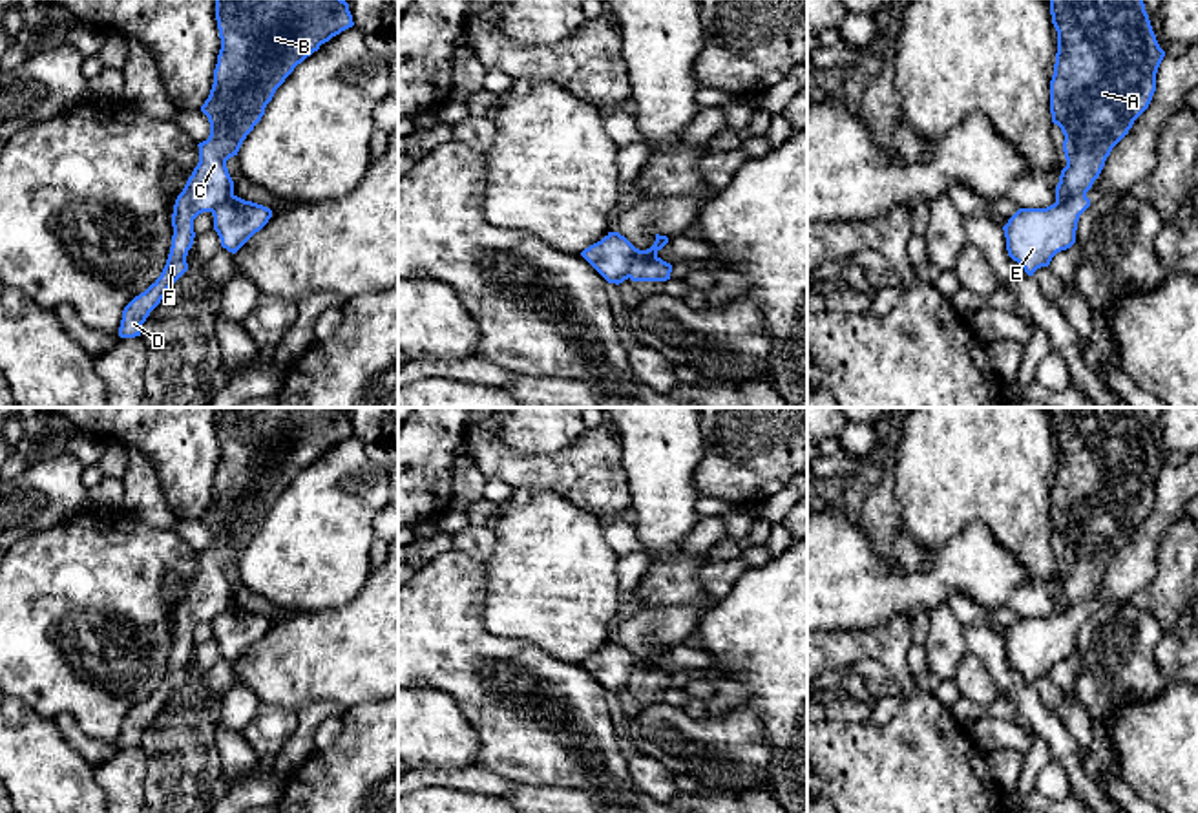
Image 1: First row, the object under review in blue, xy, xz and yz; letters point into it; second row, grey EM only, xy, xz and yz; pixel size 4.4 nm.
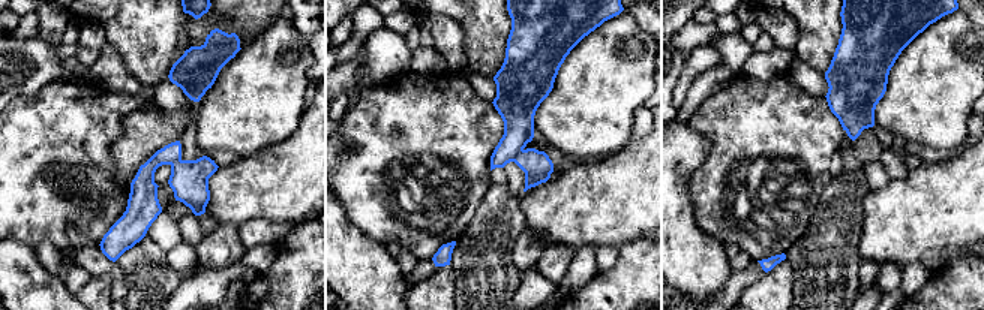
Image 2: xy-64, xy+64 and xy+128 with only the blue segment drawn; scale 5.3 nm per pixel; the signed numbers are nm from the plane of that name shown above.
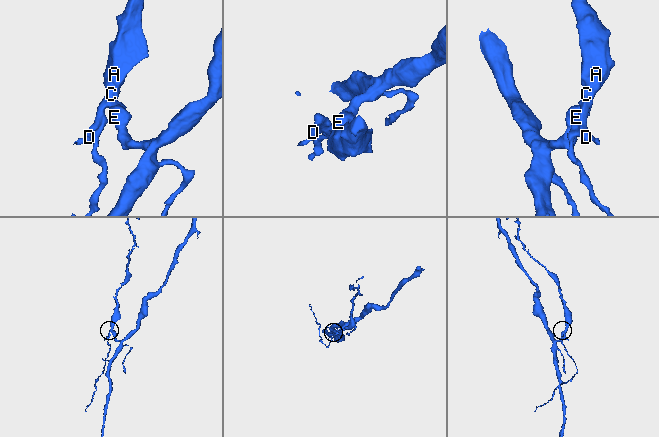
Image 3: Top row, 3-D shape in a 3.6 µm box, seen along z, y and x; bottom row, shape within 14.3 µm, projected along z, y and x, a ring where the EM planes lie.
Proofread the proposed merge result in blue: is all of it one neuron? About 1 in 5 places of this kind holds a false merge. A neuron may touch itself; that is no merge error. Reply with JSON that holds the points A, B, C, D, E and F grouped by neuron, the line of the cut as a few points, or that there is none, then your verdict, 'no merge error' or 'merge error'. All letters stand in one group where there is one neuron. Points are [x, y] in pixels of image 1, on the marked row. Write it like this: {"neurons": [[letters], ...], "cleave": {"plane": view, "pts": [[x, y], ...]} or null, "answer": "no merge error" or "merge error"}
{"neurons": [["A", "B", "C", "D", "F"], ["E"]], "cleave": {"plane": "yz", "pts": [[1085, 194], [1056, 203]]}, "answer": "merge error"}

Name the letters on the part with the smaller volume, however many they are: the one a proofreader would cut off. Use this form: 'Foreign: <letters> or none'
Foreign: A, B, C, D, F

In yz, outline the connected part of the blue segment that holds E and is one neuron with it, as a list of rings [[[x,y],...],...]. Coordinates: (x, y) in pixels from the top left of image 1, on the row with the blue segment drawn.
[[[1079,195],[1046,208],[1019,208],[1003,227],[1008,256],[1034,276],[1057,252],[1076,243],[1079,216],[1088,206],[1090,199]]]

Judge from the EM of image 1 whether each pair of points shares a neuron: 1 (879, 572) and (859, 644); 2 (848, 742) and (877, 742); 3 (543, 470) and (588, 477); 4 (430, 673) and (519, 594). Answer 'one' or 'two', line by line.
1: two
2: one
3: one
4: two

